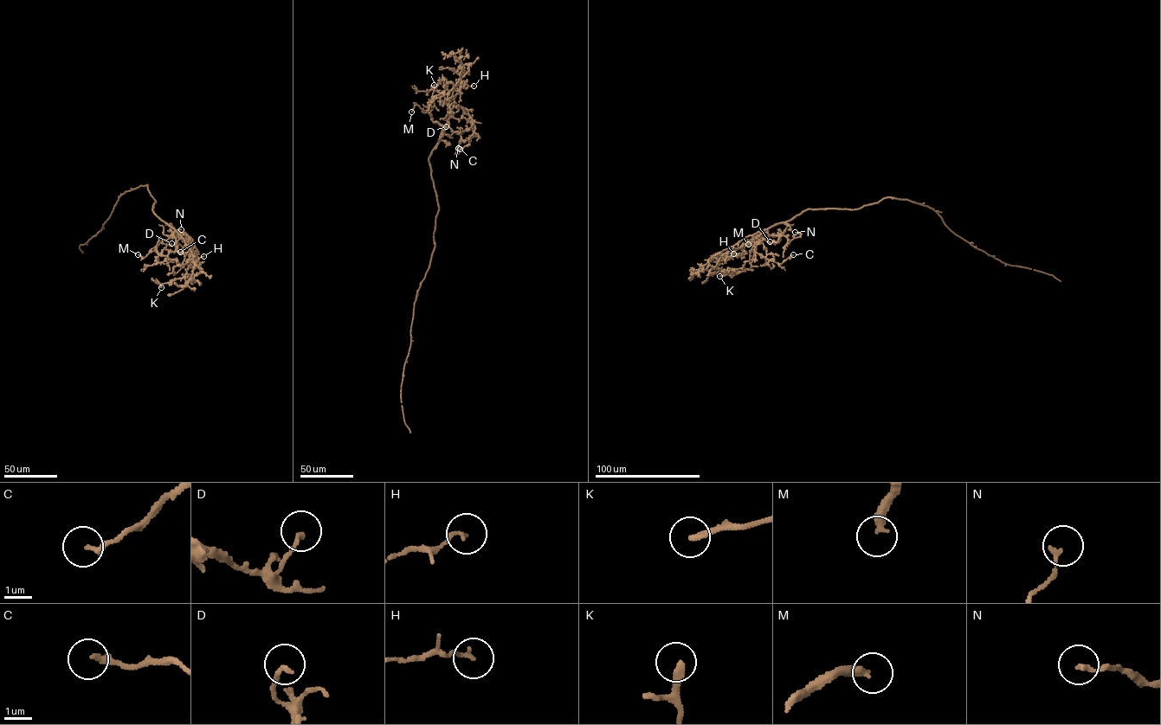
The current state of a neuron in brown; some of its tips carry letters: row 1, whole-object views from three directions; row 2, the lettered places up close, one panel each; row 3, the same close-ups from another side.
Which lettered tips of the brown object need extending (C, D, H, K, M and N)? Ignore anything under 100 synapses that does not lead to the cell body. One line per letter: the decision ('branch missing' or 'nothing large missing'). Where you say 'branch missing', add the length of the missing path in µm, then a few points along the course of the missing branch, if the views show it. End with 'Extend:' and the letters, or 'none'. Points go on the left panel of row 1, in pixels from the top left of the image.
C: nothing large missing
D: nothing large missing
H: nothing large missing
K: nothing large missing
M: nothing large missing
N: nothing large missing
Extend: none

